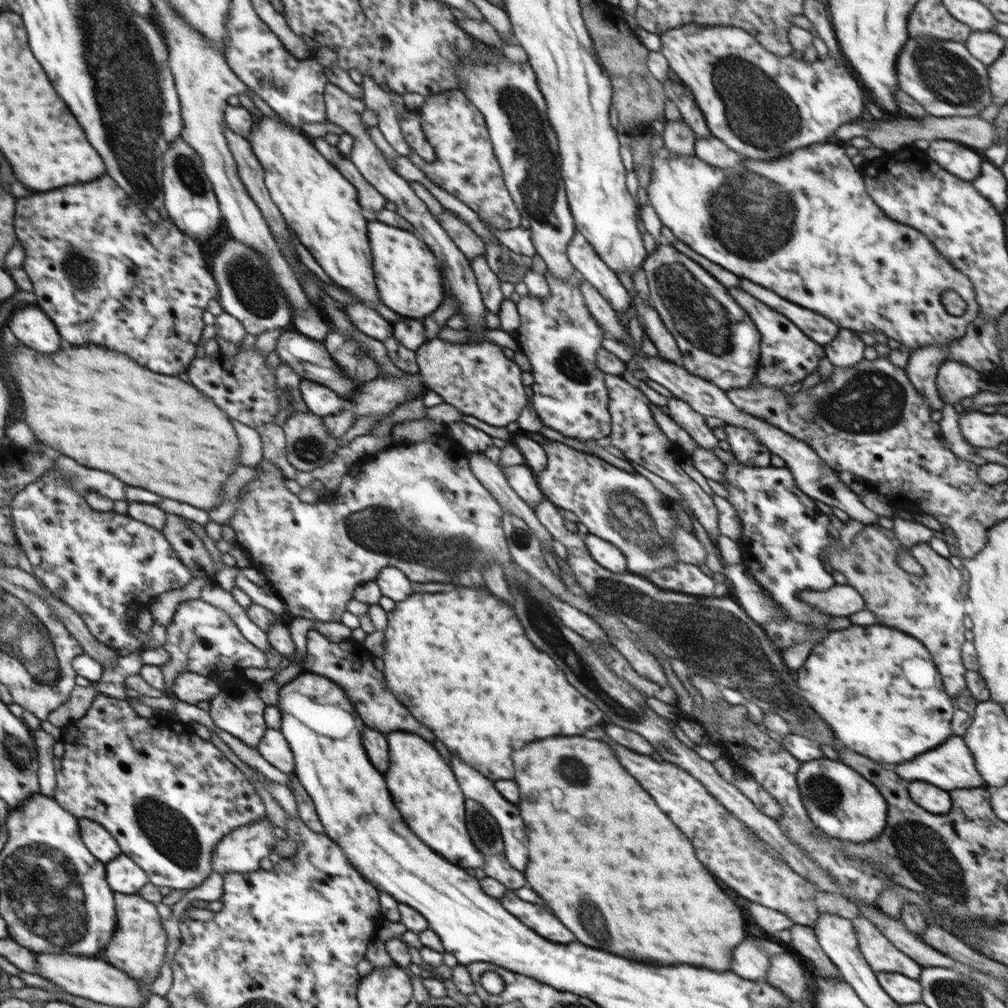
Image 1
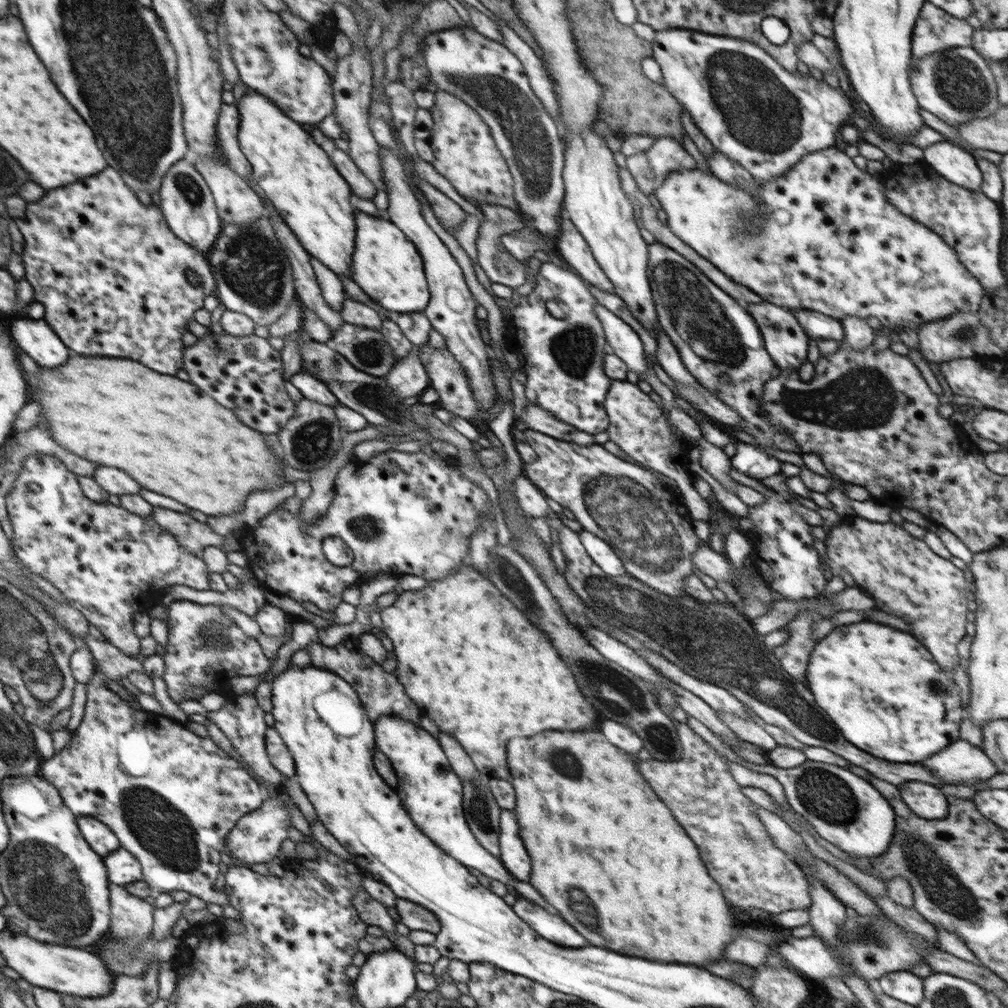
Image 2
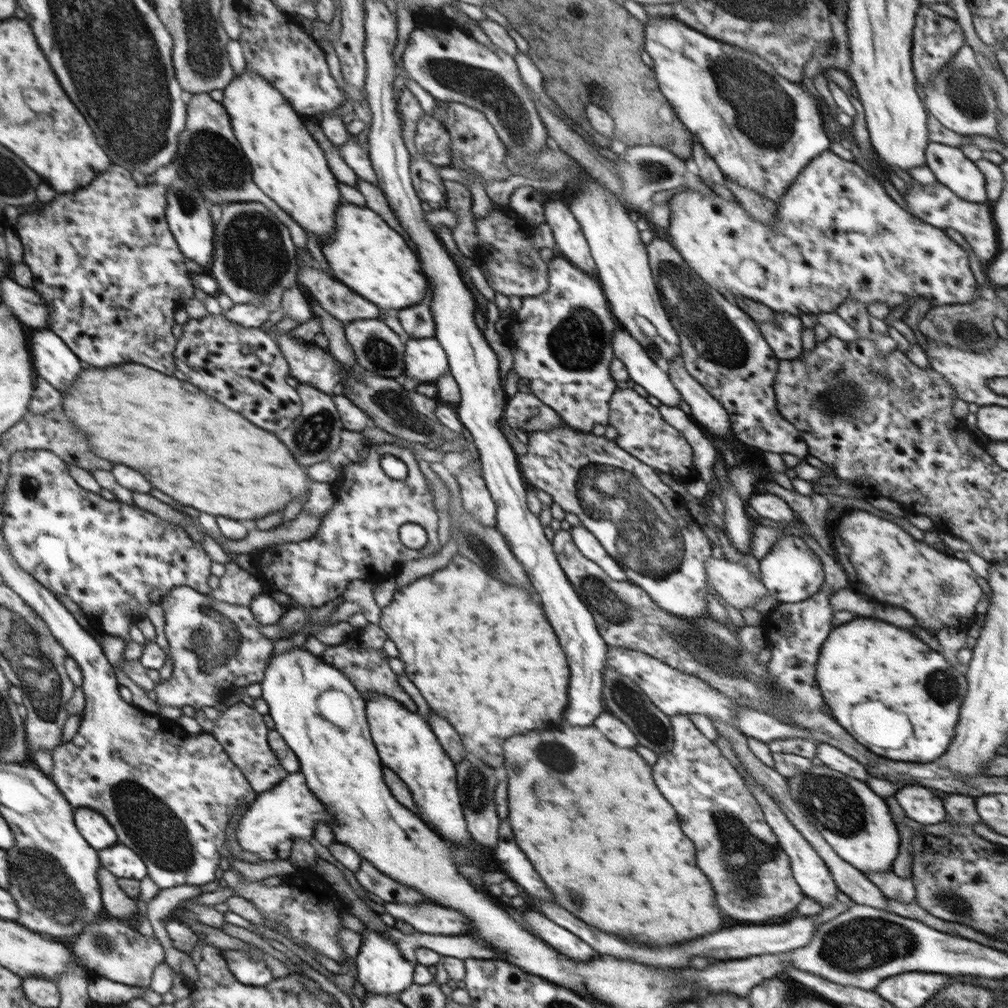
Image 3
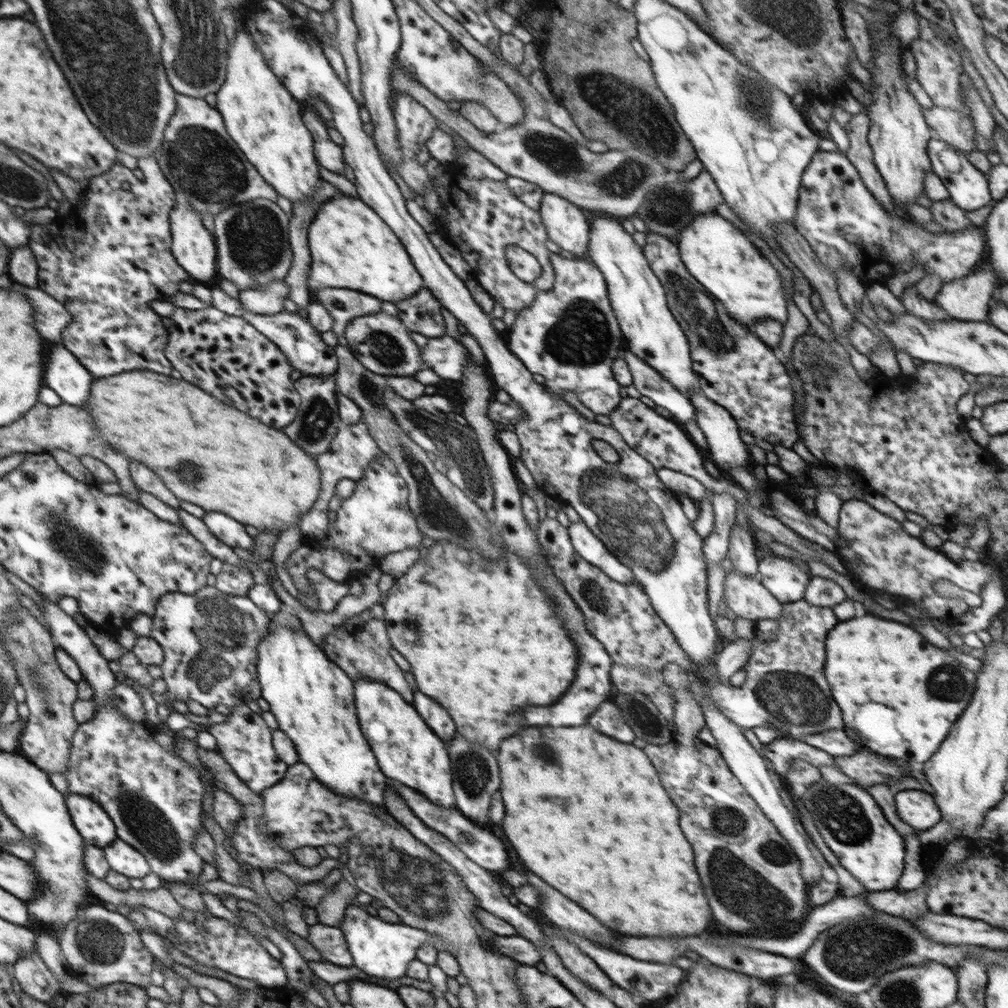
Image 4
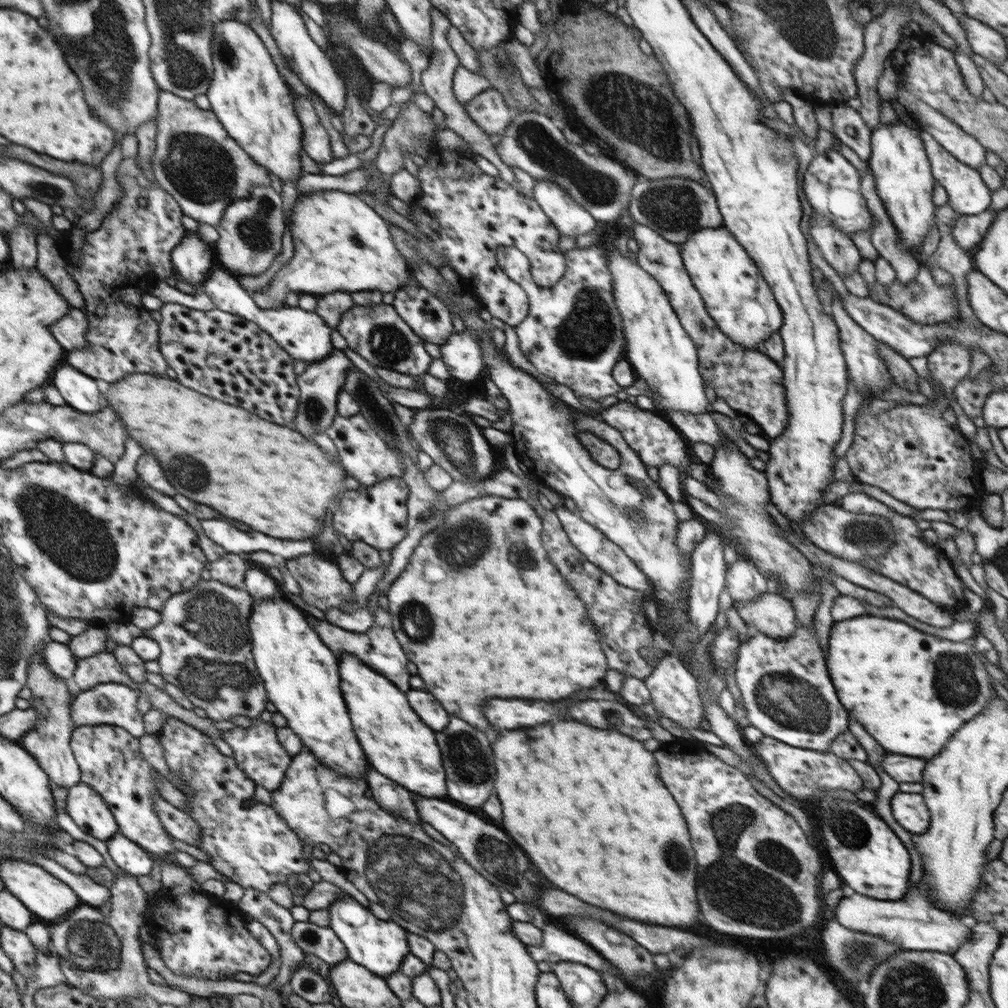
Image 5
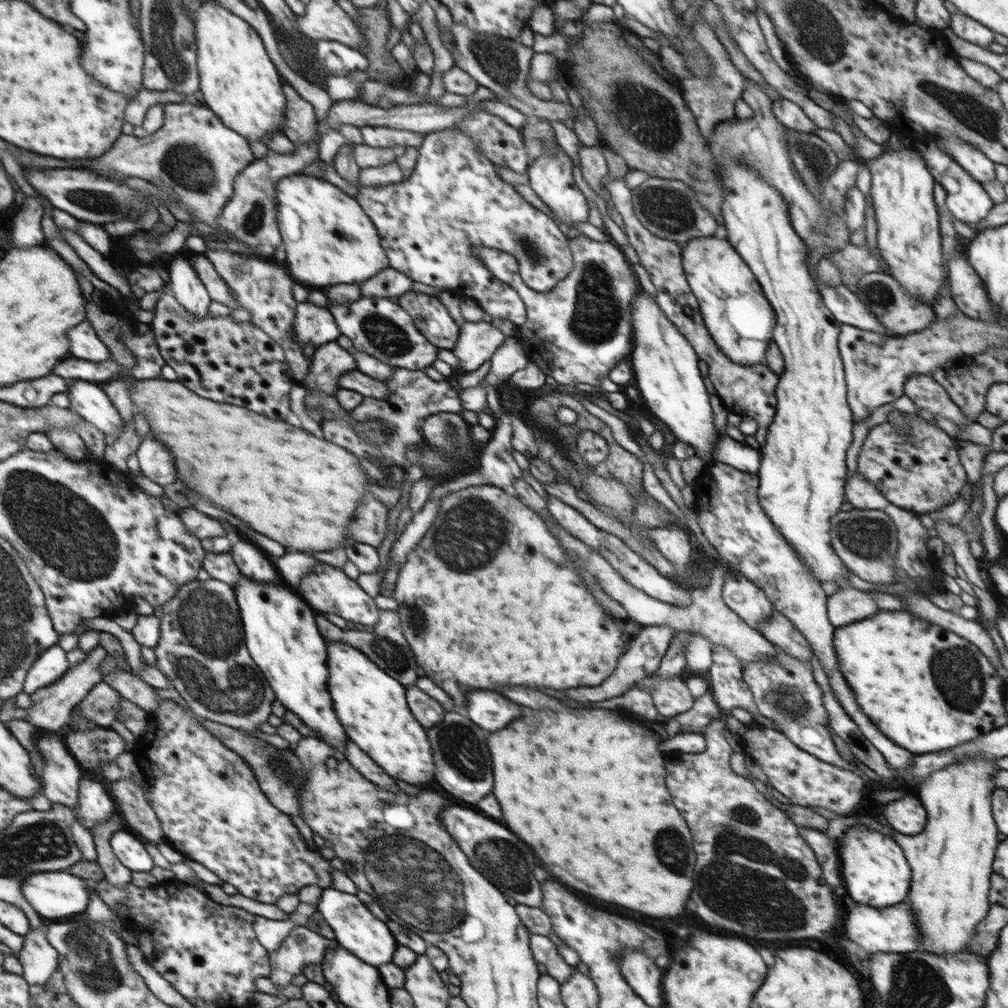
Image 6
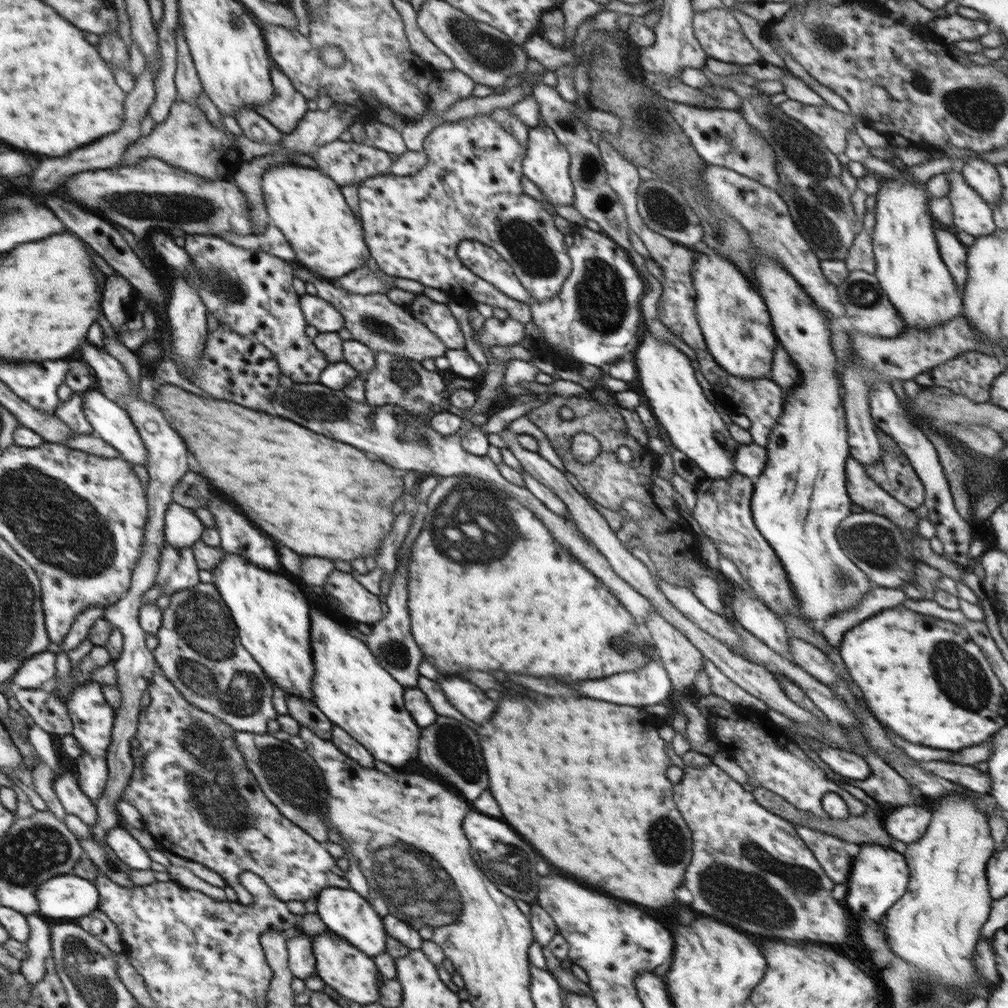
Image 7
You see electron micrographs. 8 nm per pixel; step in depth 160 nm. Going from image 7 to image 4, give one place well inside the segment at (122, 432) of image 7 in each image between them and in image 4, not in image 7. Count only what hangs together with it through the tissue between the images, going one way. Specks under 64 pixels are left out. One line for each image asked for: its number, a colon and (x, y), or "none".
4: (66, 376)
5: (79, 391)
6: (91, 401)

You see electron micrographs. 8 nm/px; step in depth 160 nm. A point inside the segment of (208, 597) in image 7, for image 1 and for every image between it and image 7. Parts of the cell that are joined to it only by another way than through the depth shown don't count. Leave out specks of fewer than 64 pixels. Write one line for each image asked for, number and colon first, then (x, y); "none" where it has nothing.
1: (201, 638)
2: (205, 648)
3: (215, 646)
4: (210, 639)
5: (203, 634)
6: (201, 650)

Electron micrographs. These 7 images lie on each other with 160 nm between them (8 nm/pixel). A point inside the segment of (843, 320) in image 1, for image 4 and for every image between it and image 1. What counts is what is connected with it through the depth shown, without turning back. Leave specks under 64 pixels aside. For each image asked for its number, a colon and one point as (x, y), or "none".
2: (822, 236)
3: (838, 236)
4: (847, 228)

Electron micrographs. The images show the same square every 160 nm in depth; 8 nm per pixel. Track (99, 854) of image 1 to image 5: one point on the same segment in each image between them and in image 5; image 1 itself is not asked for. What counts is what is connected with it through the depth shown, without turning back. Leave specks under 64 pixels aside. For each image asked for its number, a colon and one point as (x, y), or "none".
2: (103, 840)
3: (93, 826)
4: (93, 822)
5: (85, 806)

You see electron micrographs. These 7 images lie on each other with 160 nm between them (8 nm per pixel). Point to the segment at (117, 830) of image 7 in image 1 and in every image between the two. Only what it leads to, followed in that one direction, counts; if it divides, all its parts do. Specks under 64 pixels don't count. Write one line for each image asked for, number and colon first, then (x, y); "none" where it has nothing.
1: (125, 876)
2: (124, 868)
3: (122, 861)
4: (122, 857)
5: (132, 859)
6: (130, 851)

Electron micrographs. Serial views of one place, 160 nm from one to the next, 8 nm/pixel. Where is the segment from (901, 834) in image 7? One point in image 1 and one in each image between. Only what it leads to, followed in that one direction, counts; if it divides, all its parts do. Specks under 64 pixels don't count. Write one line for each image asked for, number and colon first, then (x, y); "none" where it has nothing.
1: (935, 800)
2: (927, 801)
3: (920, 804)
4: (918, 809)
5: (909, 810)
6: (907, 815)

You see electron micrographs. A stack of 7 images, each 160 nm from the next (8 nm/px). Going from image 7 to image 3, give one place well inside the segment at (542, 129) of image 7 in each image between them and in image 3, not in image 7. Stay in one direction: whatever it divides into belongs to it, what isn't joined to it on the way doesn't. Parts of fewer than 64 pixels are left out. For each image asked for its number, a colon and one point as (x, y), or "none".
3: (567, 233)
4: (567, 226)
5: (572, 220)
6: (550, 177)

